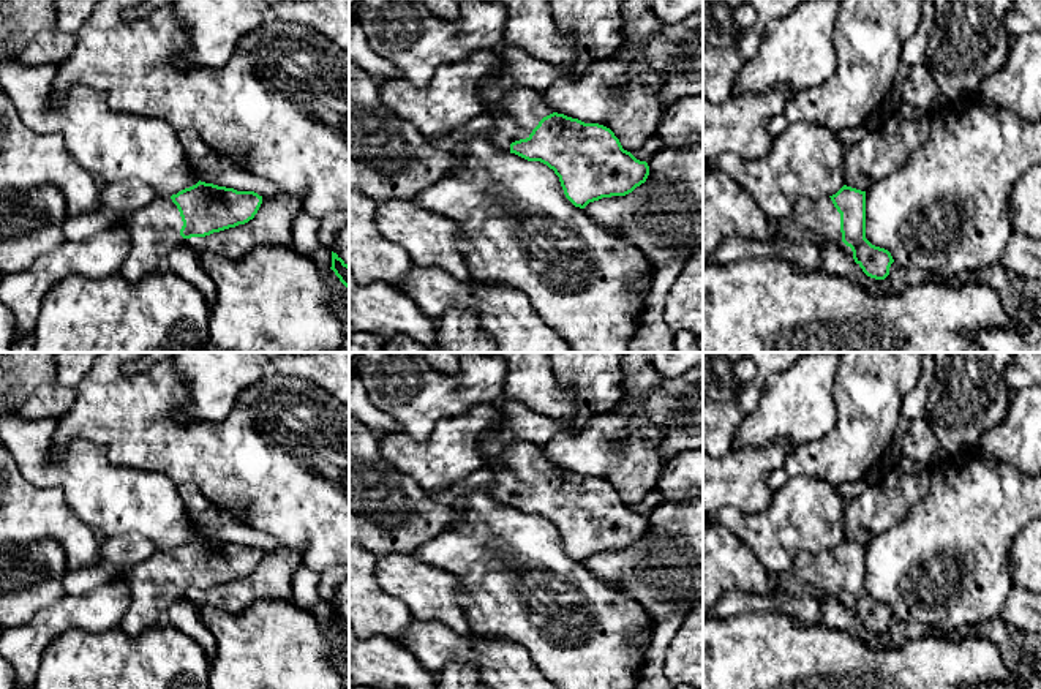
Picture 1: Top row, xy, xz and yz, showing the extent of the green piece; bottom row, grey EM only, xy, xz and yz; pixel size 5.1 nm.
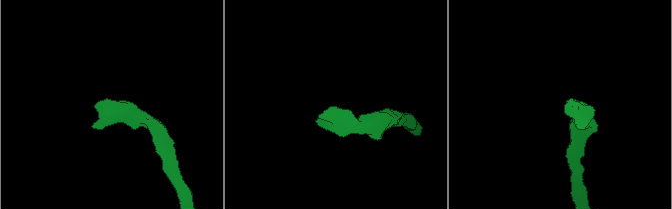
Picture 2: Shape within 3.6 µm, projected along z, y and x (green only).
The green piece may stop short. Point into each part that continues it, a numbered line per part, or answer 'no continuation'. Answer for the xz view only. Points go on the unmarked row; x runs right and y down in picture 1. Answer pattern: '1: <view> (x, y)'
1: xz (522, 463)

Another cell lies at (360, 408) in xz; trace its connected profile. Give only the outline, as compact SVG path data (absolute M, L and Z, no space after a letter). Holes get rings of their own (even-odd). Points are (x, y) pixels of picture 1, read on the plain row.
M349 371L349 416L374 431L403 433L403 428L393 417L370 403L365 386L354 371Z

